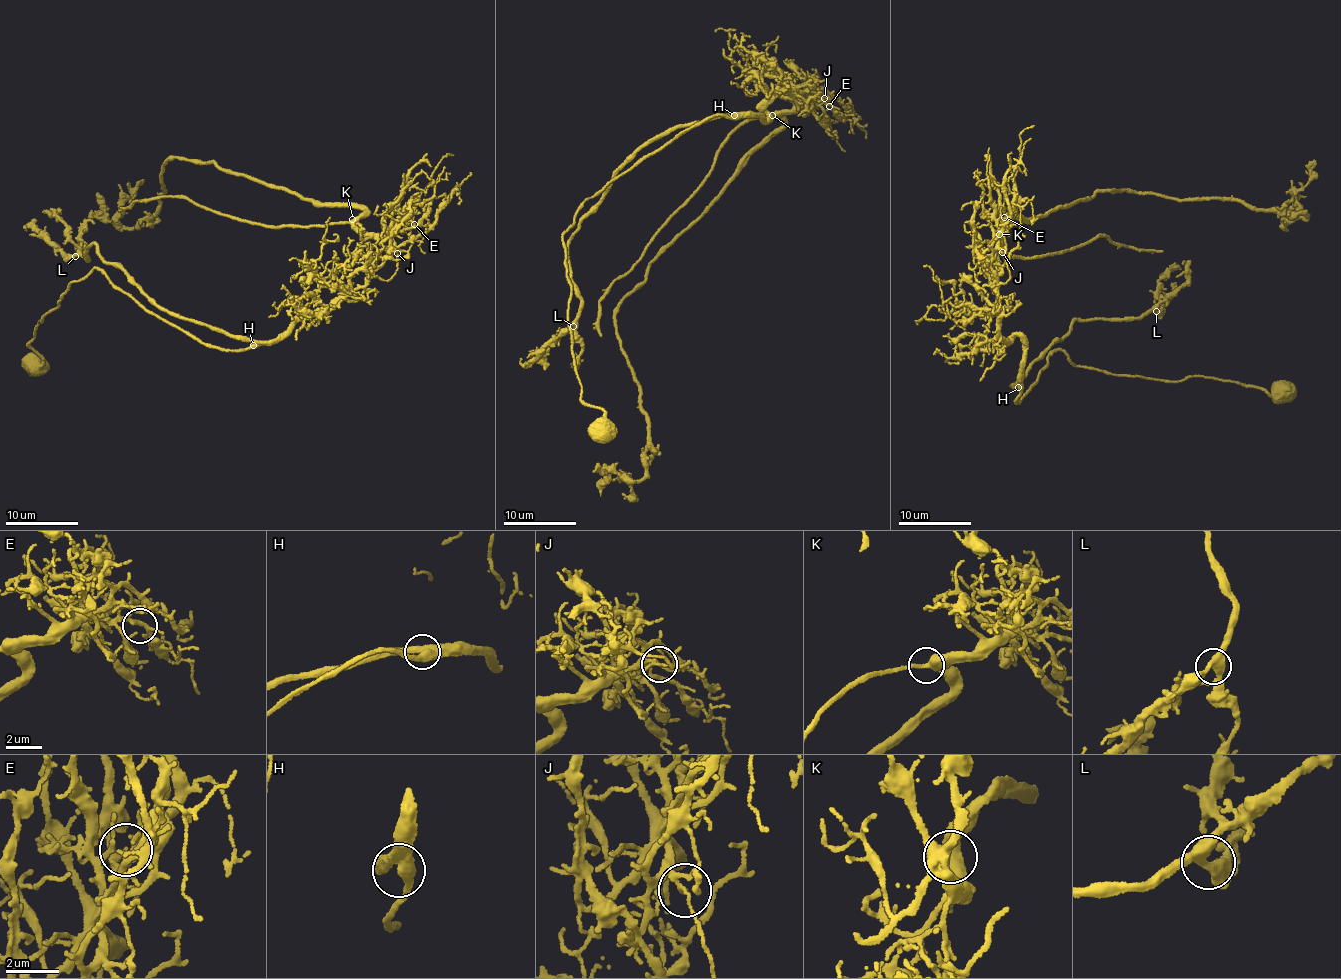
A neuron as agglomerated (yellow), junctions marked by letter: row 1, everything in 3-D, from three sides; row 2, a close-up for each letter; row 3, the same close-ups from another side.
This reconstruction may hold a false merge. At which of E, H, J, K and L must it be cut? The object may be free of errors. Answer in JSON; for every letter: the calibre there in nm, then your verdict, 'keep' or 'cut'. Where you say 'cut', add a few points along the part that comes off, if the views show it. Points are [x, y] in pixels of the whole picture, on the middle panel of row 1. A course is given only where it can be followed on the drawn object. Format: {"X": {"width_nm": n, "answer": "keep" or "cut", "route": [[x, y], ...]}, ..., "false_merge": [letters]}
{"E": {"width_nm": 170, "answer": "keep"}, "H": {"width_nm": 400, "answer": "keep"}, "J": {"width_nm": 120, "answer": "cut", "route": [[825, 98], [777, 116], [782, 124], [620, 303], [615, 333], [647, 421], [644, 476], [622, 481], [636, 500]]}, "K": {"width_nm": 400, "answer": "keep"}, "L": {"width_nm": 360, "answer": "keep"}, "false_merge": ["J"]}

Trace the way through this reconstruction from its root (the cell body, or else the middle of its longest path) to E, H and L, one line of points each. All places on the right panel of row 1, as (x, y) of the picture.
E: (996, 300), (988, 268), (992, 254), (1001, 244), (998, 233), (1002, 229), (1004, 217)
H: (996, 300), (999, 334), (1009, 340), (1018, 335), (1026, 349), (1020, 379), (1016, 382), (1018, 387)
L: (996, 300), (999, 334), (1018, 335), (1026, 349), (1022, 379), (1011, 388), (1075, 320), (1128, 320), (1156, 311)

